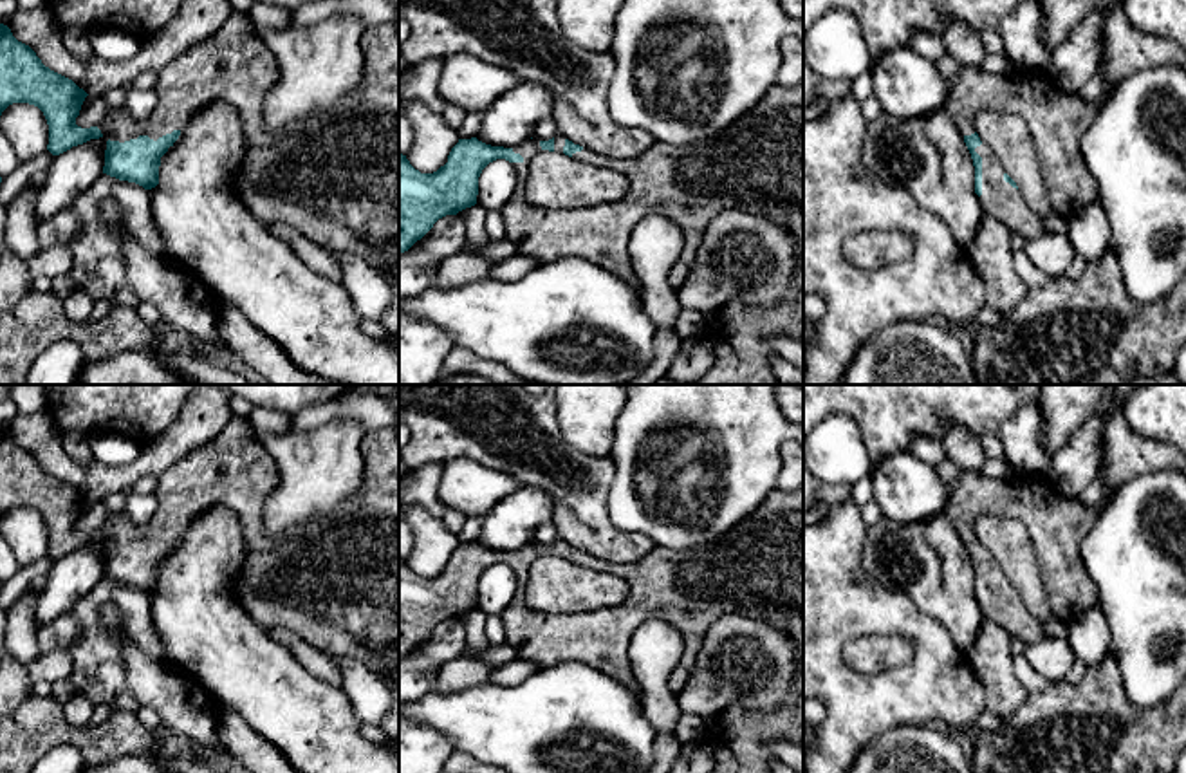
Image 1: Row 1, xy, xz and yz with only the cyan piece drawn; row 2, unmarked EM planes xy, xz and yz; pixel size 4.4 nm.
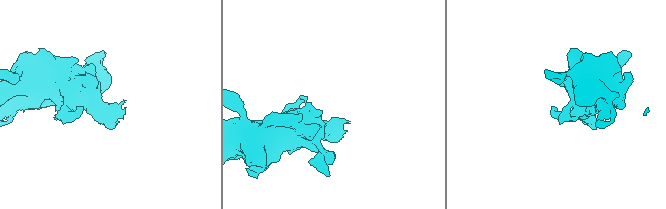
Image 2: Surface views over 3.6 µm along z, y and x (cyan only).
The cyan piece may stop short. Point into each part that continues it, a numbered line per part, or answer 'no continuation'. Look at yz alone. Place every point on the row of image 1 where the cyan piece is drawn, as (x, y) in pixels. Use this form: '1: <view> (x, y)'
1: yz (1002, 201)

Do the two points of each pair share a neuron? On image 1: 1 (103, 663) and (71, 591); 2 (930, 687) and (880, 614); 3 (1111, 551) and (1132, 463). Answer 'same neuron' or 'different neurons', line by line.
1: different neurons
2: same neuron
3: different neurons

